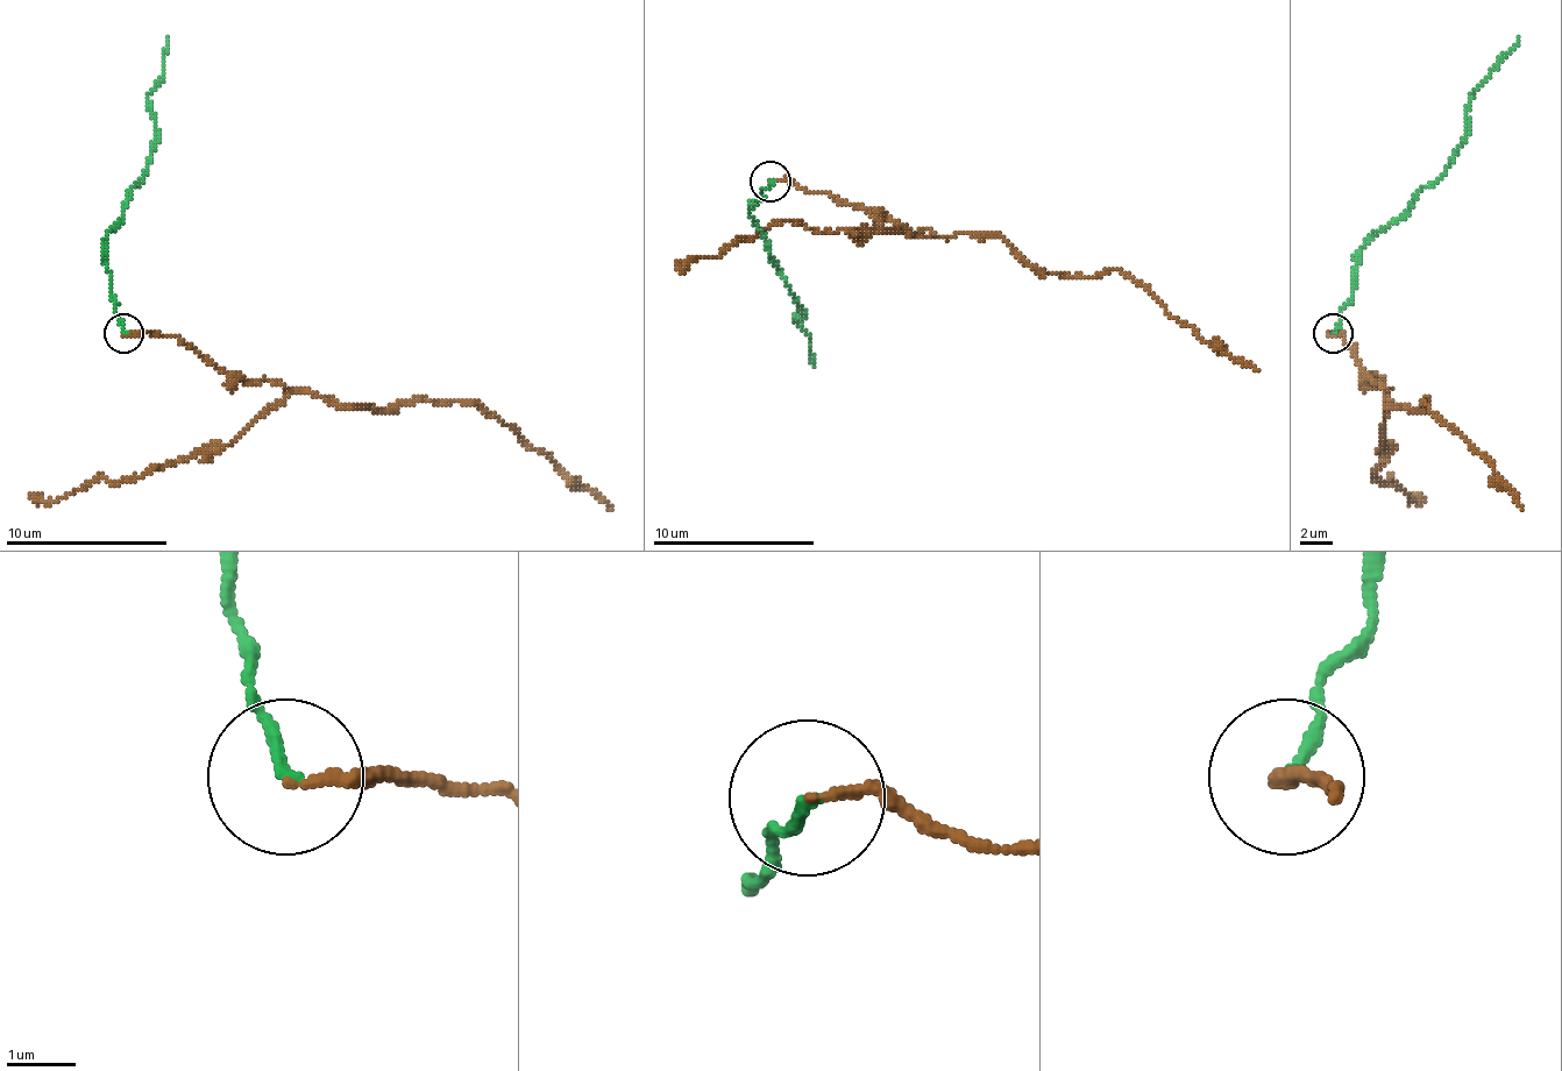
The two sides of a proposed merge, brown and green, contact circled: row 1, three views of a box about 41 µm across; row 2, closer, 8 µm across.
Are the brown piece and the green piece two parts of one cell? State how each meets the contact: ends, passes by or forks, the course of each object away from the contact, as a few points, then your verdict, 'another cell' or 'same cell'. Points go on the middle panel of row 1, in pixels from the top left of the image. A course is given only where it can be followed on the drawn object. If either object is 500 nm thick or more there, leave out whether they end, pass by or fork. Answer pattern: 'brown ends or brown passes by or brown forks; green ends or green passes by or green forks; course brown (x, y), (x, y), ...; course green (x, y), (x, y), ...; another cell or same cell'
brown ends; green ends; course brown (769, 181), (825, 192), (915, 233), (1003, 236), (1032, 266), (1072, 277), (1121, 269), (1206, 342), (1258, 370); course green (769, 181), (748, 217), (797, 297), (802, 313), (794, 321), (809, 338), (814, 367); another cell

